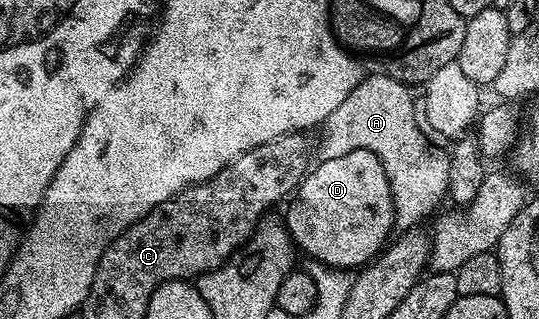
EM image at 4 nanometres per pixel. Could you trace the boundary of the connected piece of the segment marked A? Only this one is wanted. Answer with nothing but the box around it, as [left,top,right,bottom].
[320,74,449,230]

